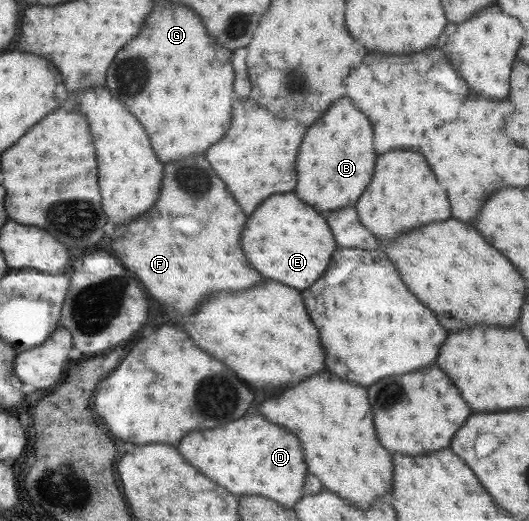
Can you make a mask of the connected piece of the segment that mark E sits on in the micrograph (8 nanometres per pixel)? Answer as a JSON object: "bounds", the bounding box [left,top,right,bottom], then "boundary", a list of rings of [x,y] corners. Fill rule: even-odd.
{"bounds":[243,193,337,291],"boundary":[[[279,193],[275,197],[267,197],[267,201],[255,209],[251,221],[247,221],[243,249],[247,249],[251,265],[255,265],[263,277],[281,281],[301,291],[325,273],[337,245],[327,221],[313,207],[297,199],[293,193]]]}

